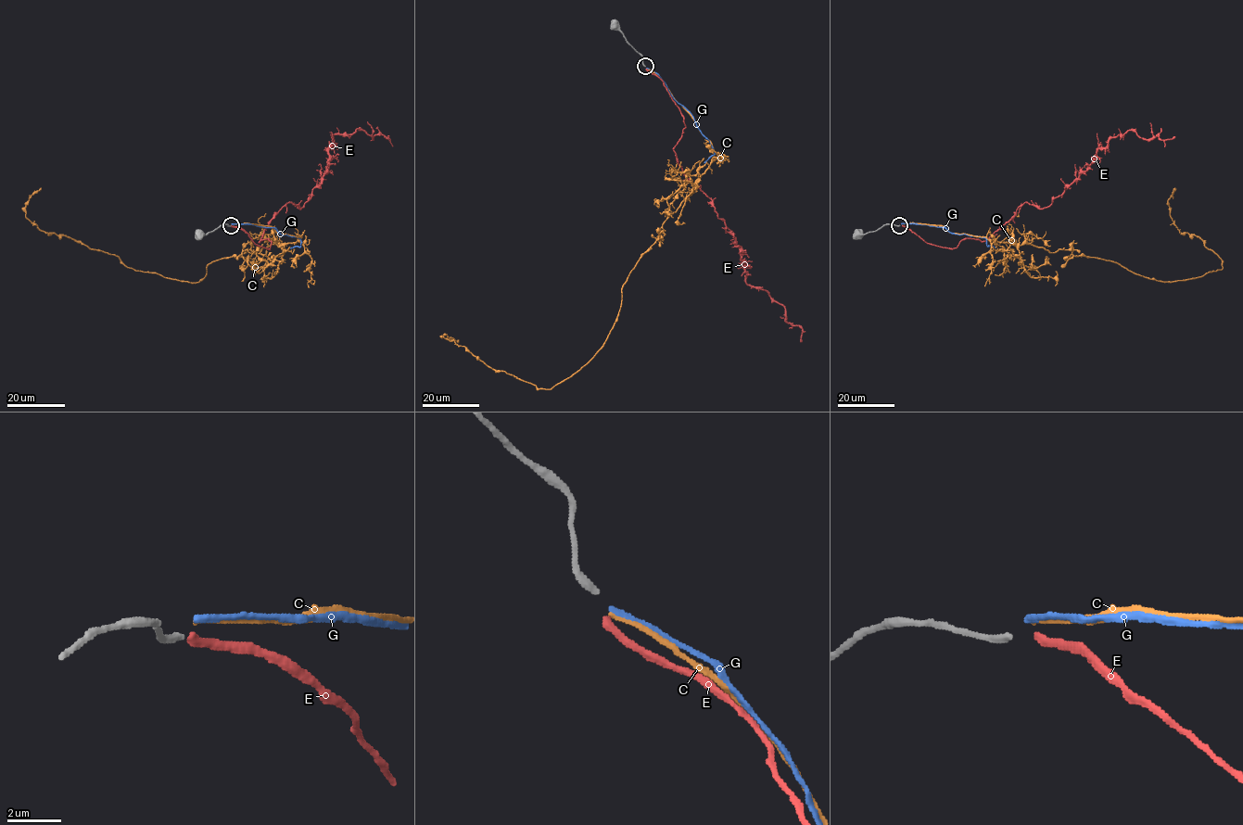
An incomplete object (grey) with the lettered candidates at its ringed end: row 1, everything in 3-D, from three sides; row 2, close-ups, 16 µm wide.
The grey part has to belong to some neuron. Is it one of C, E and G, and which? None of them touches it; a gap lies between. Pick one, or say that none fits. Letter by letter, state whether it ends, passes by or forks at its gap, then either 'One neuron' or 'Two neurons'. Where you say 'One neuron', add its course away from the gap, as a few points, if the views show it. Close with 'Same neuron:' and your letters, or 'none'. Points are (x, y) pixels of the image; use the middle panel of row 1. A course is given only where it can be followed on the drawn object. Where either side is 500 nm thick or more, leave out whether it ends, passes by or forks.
C: It ends there. Two neurons
E: It ends there. Two neurons
G: It ends there. One neuron. Its course: (646, 68), (657, 74), (671, 95), (692, 116), (696, 126), (710, 144), (715, 153), (703, 163)
Same neuron: G

